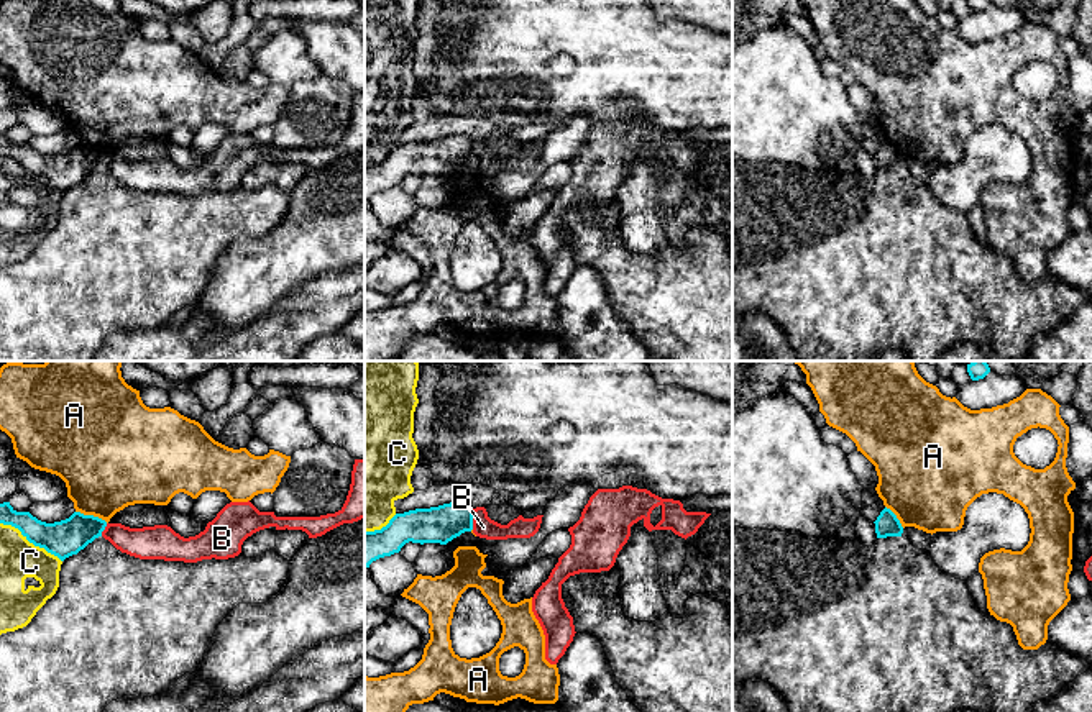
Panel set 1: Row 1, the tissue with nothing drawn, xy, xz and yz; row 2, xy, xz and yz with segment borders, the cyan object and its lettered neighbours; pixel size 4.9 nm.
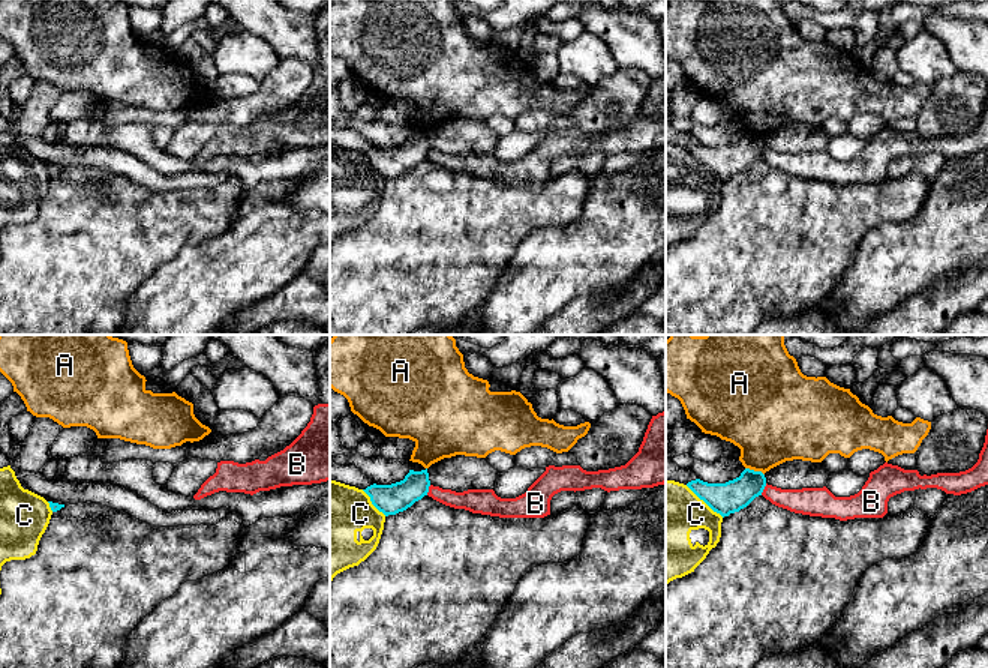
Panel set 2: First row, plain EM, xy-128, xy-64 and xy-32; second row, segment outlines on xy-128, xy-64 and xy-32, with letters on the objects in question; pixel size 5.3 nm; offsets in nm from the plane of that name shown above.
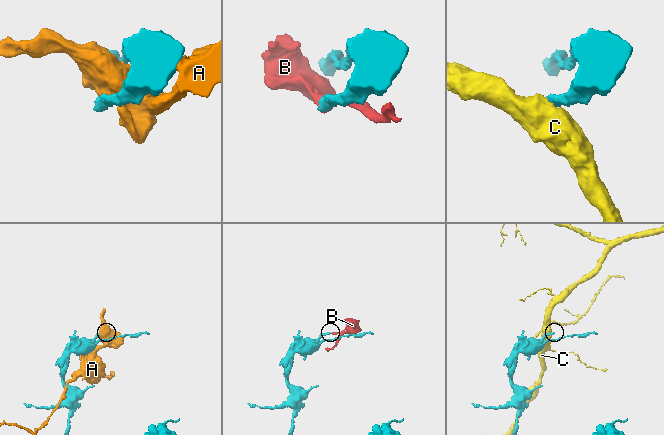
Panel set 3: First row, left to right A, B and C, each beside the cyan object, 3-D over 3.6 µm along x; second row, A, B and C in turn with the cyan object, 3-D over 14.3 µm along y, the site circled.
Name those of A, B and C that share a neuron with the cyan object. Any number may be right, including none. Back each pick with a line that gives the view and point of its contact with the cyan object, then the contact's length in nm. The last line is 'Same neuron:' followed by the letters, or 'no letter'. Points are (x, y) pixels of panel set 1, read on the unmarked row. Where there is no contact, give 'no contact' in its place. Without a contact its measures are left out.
Same neuron: no letter

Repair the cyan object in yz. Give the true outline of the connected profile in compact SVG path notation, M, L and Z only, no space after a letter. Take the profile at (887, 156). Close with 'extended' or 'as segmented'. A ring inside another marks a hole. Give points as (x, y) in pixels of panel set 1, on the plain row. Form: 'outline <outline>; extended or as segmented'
outline M887 139L880 144L880 148L877 149L874 156L875 156L877 171L902 169L903 166L903 159L900 153Z; as segmented

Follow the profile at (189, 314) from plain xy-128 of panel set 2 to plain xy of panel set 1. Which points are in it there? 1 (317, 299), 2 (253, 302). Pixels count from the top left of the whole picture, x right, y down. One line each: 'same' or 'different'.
1: different
2: same

